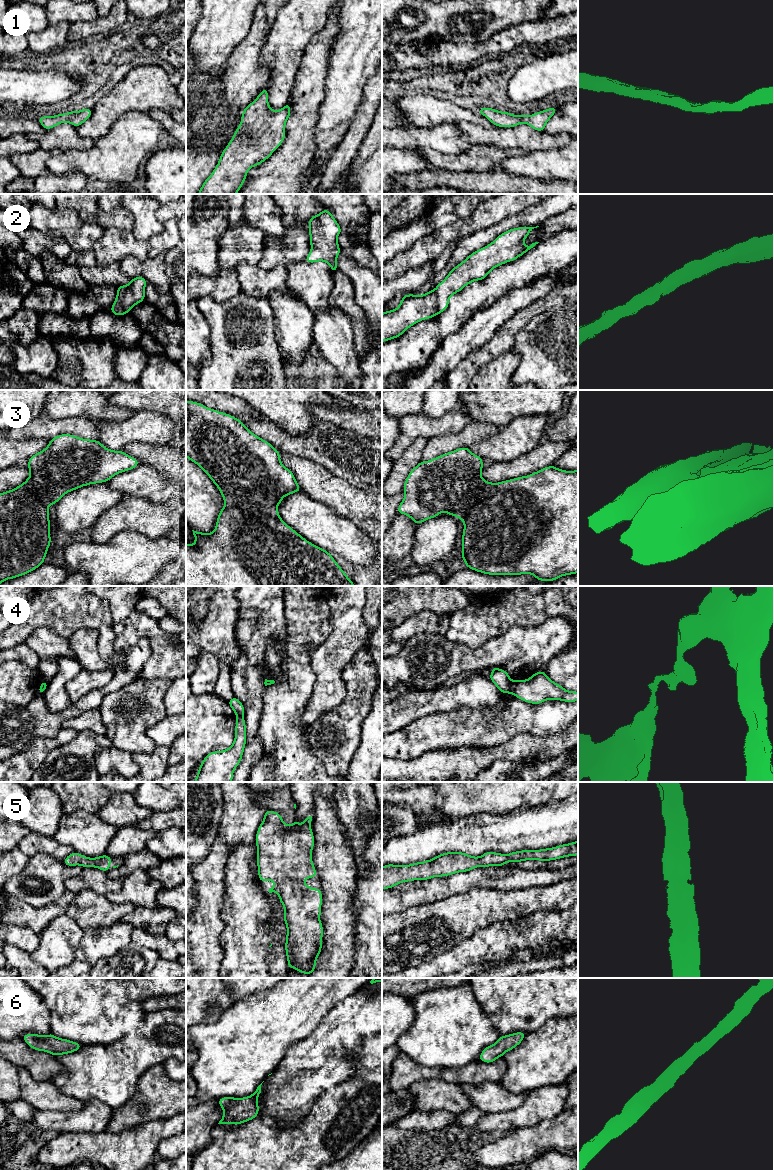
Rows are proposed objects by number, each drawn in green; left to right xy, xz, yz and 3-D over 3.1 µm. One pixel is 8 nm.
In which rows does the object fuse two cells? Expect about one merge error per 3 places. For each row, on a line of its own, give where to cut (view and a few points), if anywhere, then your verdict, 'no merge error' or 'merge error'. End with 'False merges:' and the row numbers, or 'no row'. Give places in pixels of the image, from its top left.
1: no cut | no merge error
2: no cut | no merge error
3: xz (219, 488), (236, 507), (252, 510), (273, 510), (278, 515) | merge error
4: yz (510, 682), (511, 692) | merge error
5: no cut | no merge error
6: no cut | no merge error
False merges: 3, 4

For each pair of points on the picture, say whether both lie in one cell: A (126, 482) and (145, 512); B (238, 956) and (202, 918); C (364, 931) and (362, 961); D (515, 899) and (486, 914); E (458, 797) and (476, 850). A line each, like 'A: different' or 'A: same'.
A: different
B: different
C: same
D: same
E: different

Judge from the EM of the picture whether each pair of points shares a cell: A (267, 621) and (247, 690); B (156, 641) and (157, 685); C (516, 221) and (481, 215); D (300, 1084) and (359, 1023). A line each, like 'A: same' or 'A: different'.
A: different
B: different
C: different
D: same

